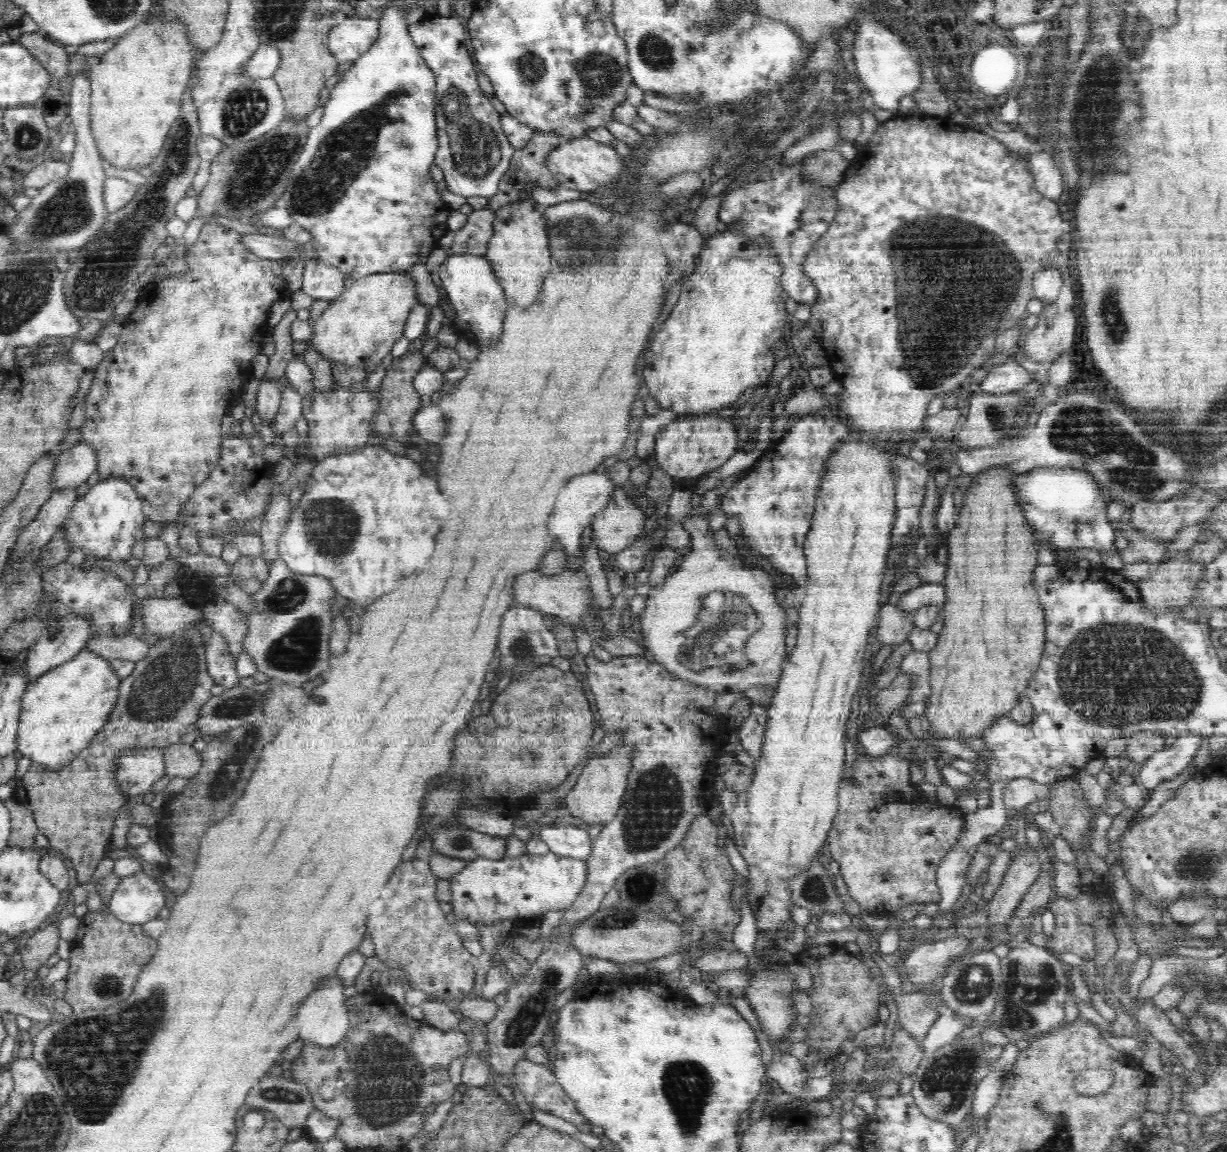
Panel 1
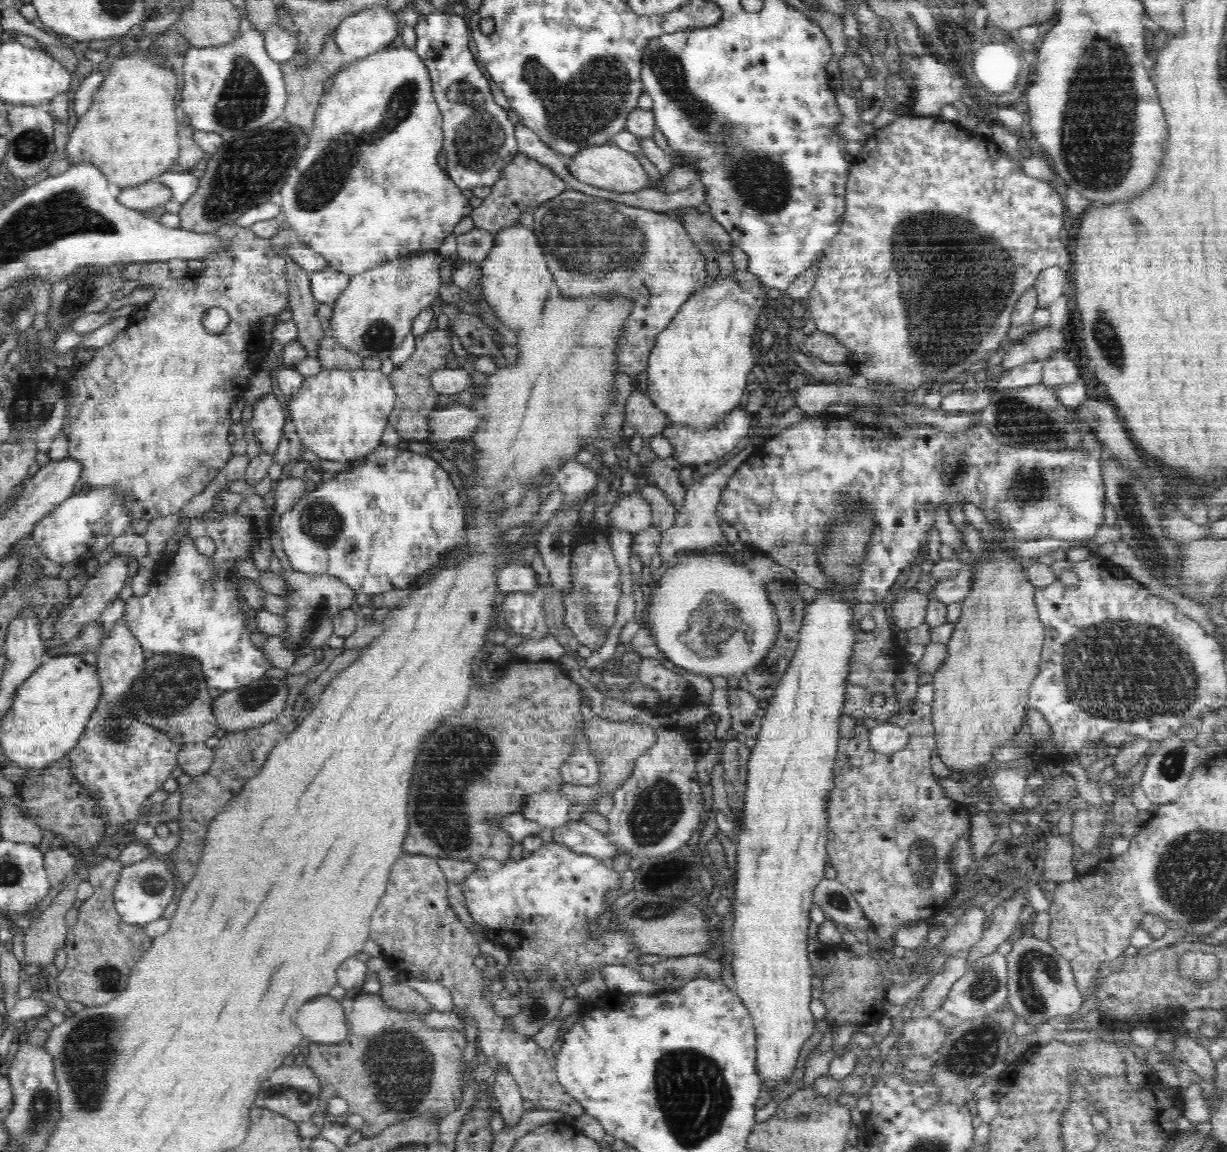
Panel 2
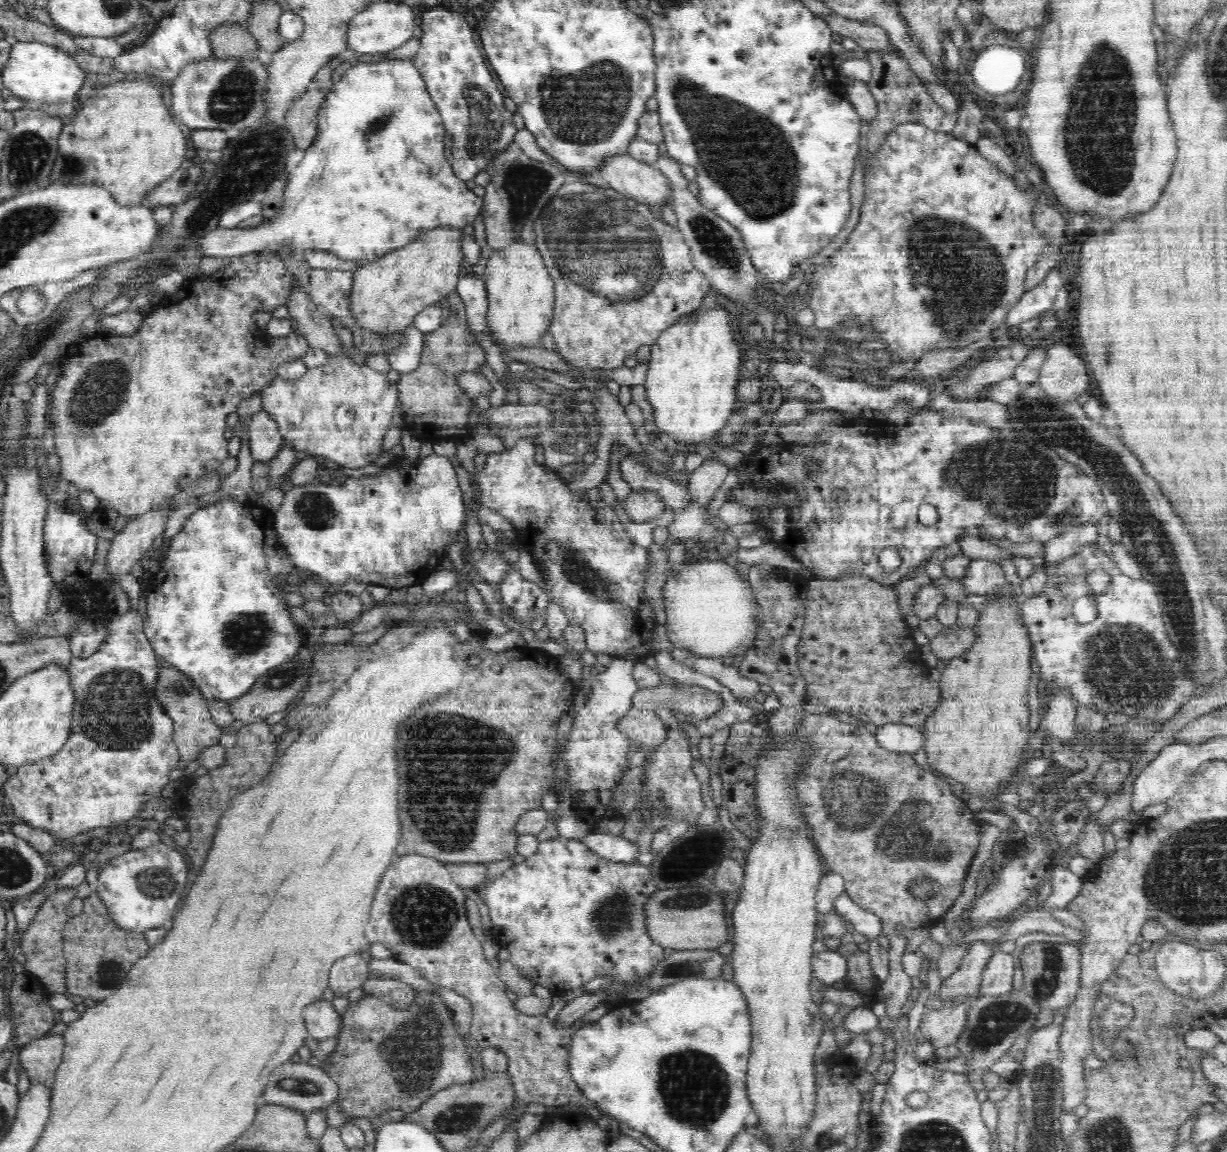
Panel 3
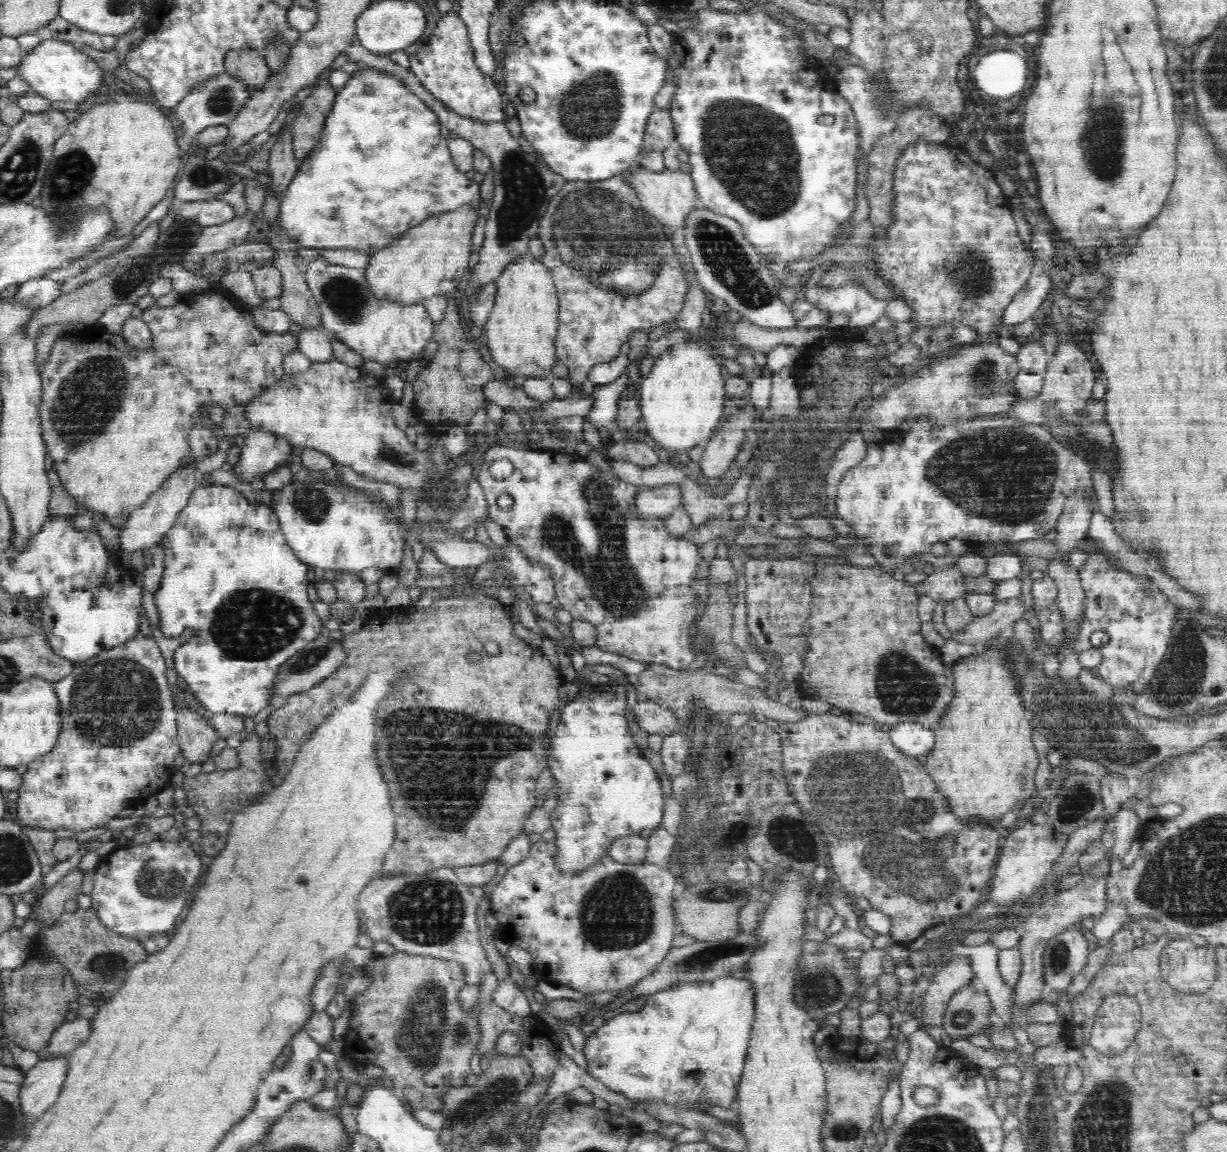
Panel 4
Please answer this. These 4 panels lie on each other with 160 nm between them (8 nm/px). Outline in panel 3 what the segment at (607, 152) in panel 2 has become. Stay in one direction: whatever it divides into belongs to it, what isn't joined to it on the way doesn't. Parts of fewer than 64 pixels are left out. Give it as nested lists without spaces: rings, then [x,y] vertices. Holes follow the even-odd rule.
[[[628,154],[608,158],[608,160],[604,160],[602,165],[604,165],[604,168],[599,172],[602,179],[608,182],[609,187],[648,205],[656,213],[658,213],[660,206],[664,202],[669,202],[671,205],[670,183],[668,183],[666,176],[654,168],[654,166],[640,162]]]

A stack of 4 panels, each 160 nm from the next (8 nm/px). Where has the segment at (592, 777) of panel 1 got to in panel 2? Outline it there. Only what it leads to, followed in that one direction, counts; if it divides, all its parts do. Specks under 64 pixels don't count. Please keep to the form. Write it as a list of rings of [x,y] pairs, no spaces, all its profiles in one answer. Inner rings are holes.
[[[585,691],[582,693],[584,693],[584,698],[582,698],[582,708],[580,710],[584,715],[584,732],[586,738],[588,738],[590,752],[598,764],[599,780],[598,783],[590,786],[572,785],[564,781],[560,792],[565,794],[572,804],[587,809],[592,807],[596,811],[600,794],[614,792],[628,780],[628,776],[632,774],[636,759],[642,756],[656,742],[656,737],[655,730],[652,727],[637,723],[634,719],[612,722],[596,716],[591,709],[587,694],[585,694]]]

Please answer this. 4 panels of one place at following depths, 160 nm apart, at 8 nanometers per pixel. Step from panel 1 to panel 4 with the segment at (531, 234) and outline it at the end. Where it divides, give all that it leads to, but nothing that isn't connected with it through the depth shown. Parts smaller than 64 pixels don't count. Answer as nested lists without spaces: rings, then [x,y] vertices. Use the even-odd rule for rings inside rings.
[[[528,253],[511,262],[495,285],[494,306],[485,324],[492,358],[514,376],[546,378],[557,362],[555,338],[559,328],[559,298],[550,270]]]

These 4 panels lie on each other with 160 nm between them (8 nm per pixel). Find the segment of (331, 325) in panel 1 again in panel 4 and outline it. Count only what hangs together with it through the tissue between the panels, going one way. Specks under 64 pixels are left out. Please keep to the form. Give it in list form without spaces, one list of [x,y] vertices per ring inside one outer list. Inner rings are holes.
[[[465,203],[456,209],[426,217],[390,246],[373,252],[365,268],[368,289],[371,287],[379,298],[392,297],[403,304],[454,294],[471,256],[472,228],[478,216],[472,207],[472,203]]]

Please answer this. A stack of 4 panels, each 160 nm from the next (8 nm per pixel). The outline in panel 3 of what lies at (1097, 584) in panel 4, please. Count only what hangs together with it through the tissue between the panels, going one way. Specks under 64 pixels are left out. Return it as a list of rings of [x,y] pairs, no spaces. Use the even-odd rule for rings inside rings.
[[[1098,544],[1085,545],[1082,548],[1082,551],[1079,554],[1076,554],[1076,556],[1072,556],[1072,558],[1068,558],[1068,560],[1058,562],[1058,565],[1055,567],[1052,567],[1052,565],[1048,565],[1047,567],[1044,566],[1044,569],[1048,574],[1048,582],[1046,586],[1044,586],[1042,594],[1030,599],[1023,598],[1021,601],[1021,609],[1023,612],[1023,623],[1028,627],[1028,632],[1031,641],[1033,642],[1034,656],[1036,657],[1036,662],[1038,662],[1038,676],[1040,676],[1042,684],[1050,686],[1051,696],[1054,696],[1060,688],[1061,690],[1064,690],[1065,688],[1077,707],[1087,706],[1087,708],[1097,710],[1104,715],[1110,714],[1110,712],[1112,712],[1112,714],[1126,714],[1126,716],[1130,716],[1130,718],[1140,718],[1140,723],[1142,720],[1148,723],[1149,720],[1155,720],[1155,722],[1170,720],[1186,701],[1199,696],[1200,692],[1206,689],[1199,688],[1193,680],[1189,680],[1189,678],[1183,674],[1182,663],[1178,660],[1178,653],[1176,652],[1177,649],[1172,648],[1172,639],[1168,638],[1168,631],[1166,630],[1164,622],[1163,610],[1161,609],[1159,598],[1156,595],[1155,586],[1152,585],[1152,582],[1143,579],[1134,580],[1131,577],[1126,576],[1126,574],[1123,574],[1120,567],[1118,567],[1118,565],[1116,565],[1099,548]],[[1098,568],[1102,568],[1102,570],[1107,572],[1111,577],[1111,583],[1103,594],[1094,594],[1088,585],[1088,582],[1086,582],[1086,577],[1091,574],[1091,572],[1094,572],[1094,570],[1098,570]],[[1083,597],[1094,598],[1094,601],[1096,601],[1096,608],[1098,609],[1098,616],[1096,616],[1092,622],[1088,622],[1088,624],[1078,624],[1078,622],[1074,620],[1074,616],[1072,616],[1072,602]]]

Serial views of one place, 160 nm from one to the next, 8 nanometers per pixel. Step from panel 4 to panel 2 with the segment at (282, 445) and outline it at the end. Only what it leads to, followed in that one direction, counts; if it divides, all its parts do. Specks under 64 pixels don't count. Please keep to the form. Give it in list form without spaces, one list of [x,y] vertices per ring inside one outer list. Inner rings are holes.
[[[277,392],[265,394],[253,406],[251,418],[254,436],[261,444],[261,450],[274,454],[282,440],[284,428],[284,406]]]

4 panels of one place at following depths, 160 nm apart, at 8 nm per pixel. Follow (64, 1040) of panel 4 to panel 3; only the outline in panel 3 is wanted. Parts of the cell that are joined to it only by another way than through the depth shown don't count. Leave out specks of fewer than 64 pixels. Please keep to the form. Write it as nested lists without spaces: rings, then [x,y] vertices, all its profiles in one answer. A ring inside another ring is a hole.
[[[47,1035],[29,1042],[16,1051],[15,1063],[19,1063],[30,1084],[45,1084],[53,1088],[56,1070],[64,1054],[62,1035]]]

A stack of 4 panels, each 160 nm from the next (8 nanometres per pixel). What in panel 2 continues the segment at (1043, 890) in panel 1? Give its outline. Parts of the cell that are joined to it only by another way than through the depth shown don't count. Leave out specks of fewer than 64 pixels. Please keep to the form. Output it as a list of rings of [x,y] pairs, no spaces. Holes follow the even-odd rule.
[[[1047,833],[1045,857],[1044,857],[1044,882],[1067,883],[1075,879],[1077,874],[1072,865],[1072,842],[1071,835],[1063,837]]]

